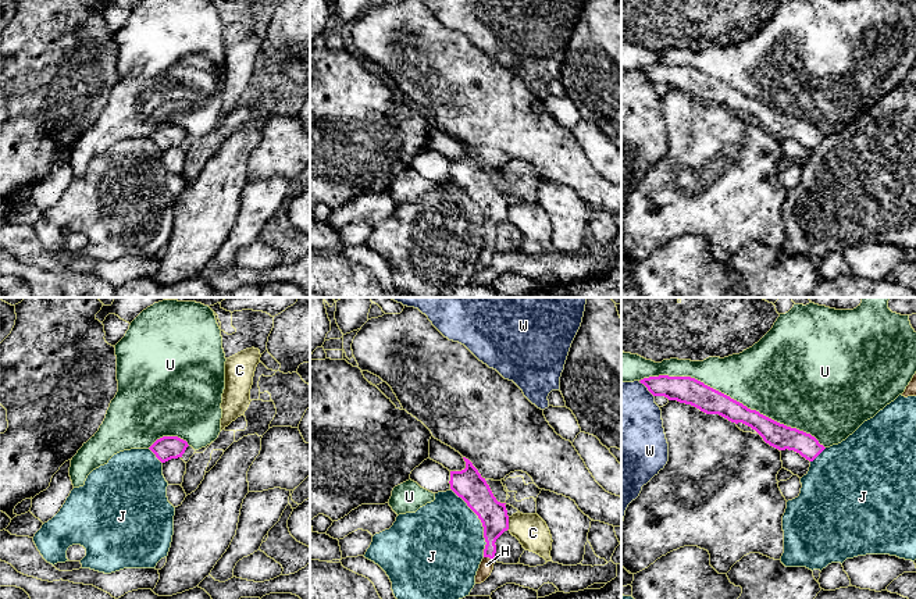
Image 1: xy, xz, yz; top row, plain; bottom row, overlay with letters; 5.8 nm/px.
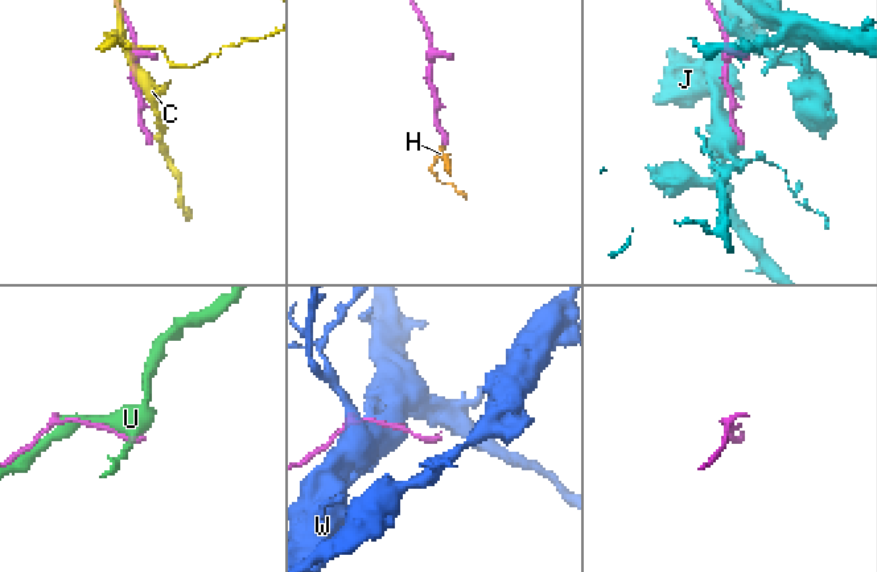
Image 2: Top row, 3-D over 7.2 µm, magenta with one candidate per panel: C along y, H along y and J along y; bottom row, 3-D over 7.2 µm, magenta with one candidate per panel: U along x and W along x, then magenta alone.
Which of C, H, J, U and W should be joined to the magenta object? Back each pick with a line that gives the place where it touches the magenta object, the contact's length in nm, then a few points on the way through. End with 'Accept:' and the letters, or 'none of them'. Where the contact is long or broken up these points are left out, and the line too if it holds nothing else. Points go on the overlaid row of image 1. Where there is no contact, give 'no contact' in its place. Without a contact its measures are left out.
H: contact xz (488, 556); length 60 nm; way xz (494, 516), (488, 556), (487, 564)
Accept: H

